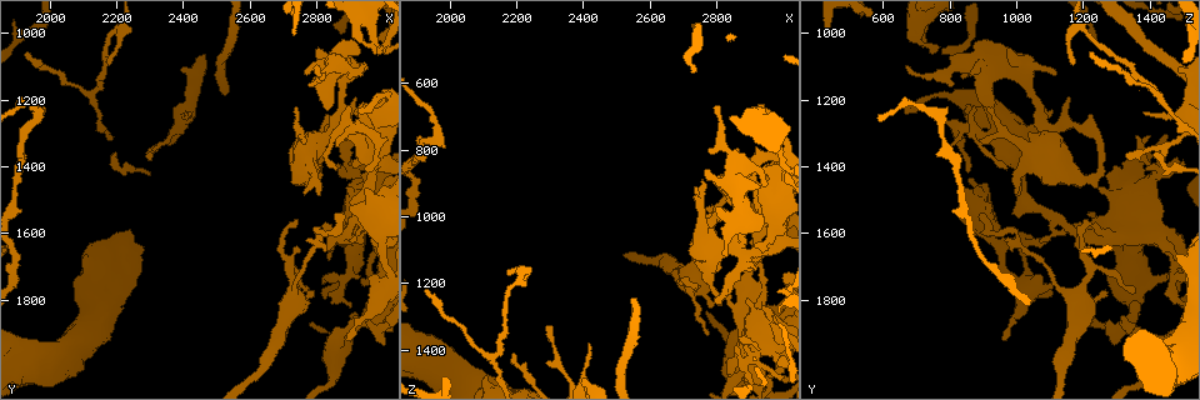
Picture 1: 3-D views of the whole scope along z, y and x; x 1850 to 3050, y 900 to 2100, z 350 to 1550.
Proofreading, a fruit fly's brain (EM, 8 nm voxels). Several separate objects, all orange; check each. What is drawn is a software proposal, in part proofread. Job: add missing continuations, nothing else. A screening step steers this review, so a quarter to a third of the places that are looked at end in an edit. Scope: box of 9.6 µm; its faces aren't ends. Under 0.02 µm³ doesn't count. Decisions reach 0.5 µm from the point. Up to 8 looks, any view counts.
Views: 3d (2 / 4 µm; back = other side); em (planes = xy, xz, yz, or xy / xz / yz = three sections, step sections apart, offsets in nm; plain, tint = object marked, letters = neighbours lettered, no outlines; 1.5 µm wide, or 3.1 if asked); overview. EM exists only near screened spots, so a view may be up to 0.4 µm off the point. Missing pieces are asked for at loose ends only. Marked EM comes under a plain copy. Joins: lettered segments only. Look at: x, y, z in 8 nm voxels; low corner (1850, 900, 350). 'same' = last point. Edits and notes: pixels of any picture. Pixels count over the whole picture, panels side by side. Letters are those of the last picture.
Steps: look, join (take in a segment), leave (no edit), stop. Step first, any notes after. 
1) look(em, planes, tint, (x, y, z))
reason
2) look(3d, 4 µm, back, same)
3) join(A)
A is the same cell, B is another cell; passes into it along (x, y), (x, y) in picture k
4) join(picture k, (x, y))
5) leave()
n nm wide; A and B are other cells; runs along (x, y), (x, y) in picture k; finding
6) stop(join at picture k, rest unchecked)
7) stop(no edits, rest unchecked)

look(em, xy, step 8, letters, (1920, 1050, 1230))
branch stops here

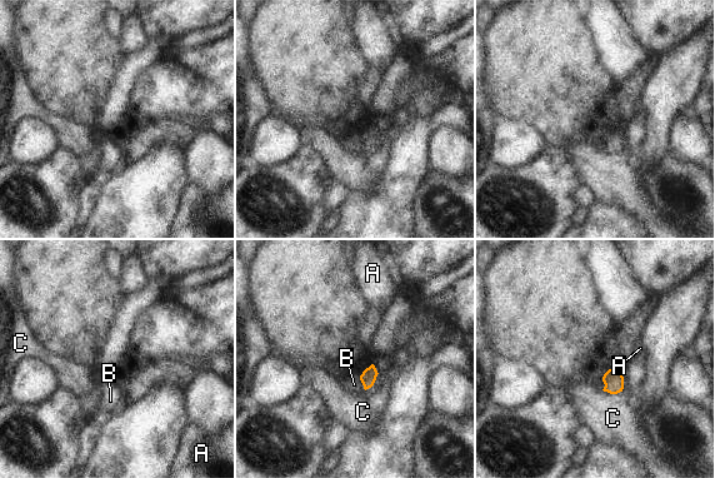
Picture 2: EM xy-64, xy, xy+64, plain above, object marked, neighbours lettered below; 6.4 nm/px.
leave()
A, B and C are other cells; border along (359, 378), (365, 389) in picture 2; no lettered segment goes on from it

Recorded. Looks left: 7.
look(em, xz, step 8, tint, (2740, 1580, 1230))

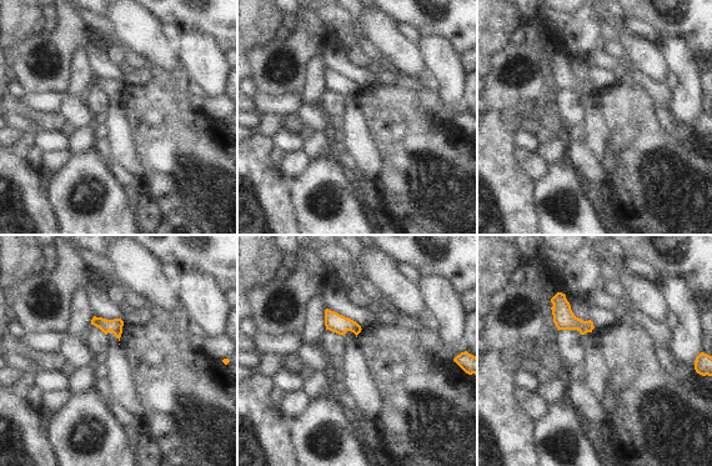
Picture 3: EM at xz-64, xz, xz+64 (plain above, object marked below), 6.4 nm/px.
look(em, planes, letters, same)
cut it another way

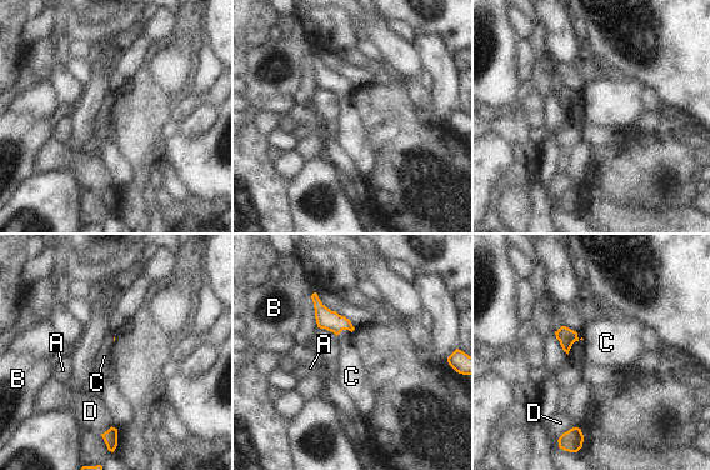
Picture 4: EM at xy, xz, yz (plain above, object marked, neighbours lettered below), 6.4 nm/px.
join(C)
C is the same cell, A, B and D are other cells; it goes on there

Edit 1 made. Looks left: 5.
look(overview)

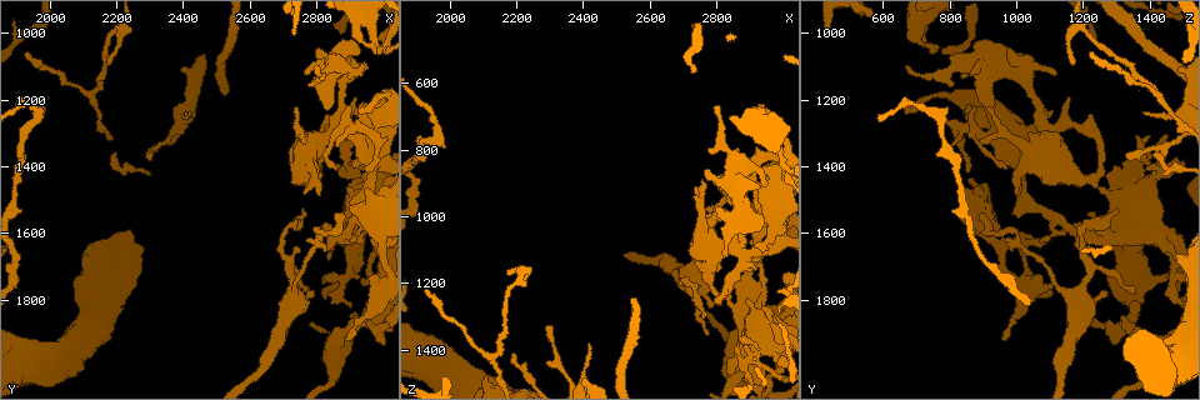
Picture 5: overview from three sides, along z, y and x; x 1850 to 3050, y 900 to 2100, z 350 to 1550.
look(em, planes, letters, (2860, 1410, 970))
thin end

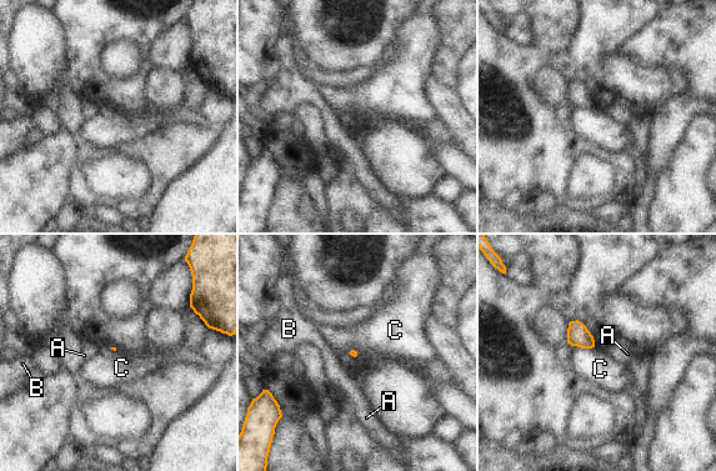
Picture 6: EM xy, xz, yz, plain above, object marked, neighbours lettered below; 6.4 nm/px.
leave()
C touches over 140 nm; A, B and C are other cells; border along (574, 345), (594, 347) in picture 6; no lettered segment goes on from it

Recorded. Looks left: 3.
stop(join at picture 4, rest unchecked)

